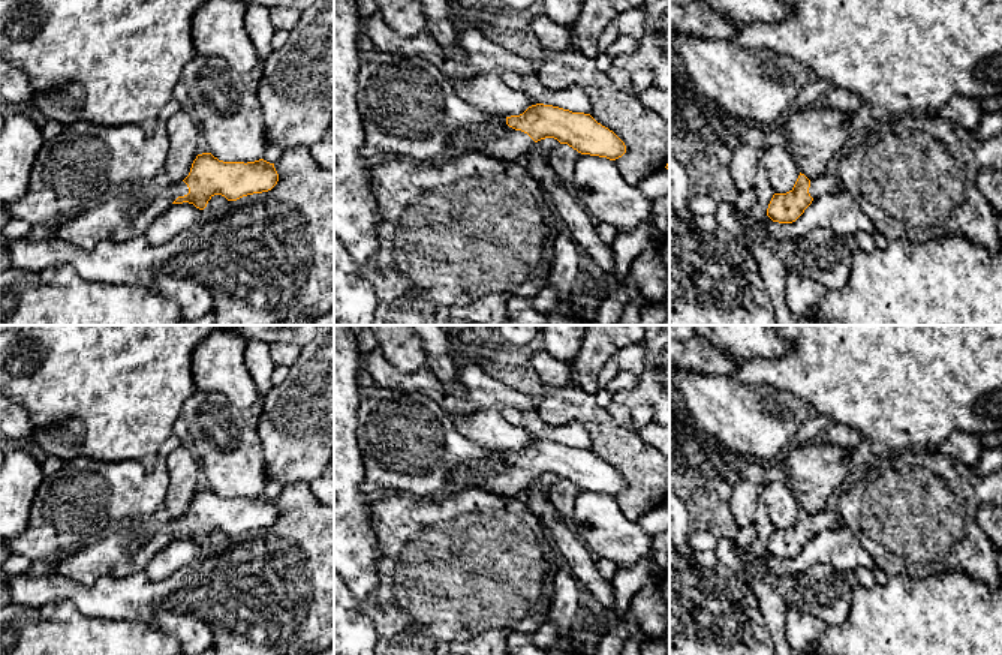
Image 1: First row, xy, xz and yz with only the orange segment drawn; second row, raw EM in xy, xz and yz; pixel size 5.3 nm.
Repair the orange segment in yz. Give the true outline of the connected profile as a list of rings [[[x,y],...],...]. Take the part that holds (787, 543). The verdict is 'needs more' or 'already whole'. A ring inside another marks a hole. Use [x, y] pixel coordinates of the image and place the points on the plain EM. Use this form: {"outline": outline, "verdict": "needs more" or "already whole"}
{"outline": [[[800,508],[794,523],[789,528],[773,531],[767,544],[767,552],[773,558],[792,559],[804,549],[813,535],[837,529],[840,525],[842,519],[836,510],[822,510],[813,516],[809,516]]], "verdict": "needs more"}

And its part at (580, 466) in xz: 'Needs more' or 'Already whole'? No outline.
Needs more

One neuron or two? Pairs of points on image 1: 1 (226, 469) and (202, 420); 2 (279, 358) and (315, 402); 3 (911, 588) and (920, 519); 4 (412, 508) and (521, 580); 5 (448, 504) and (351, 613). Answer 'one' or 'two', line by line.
1: one
2: two
3: two
4: one
5: one

